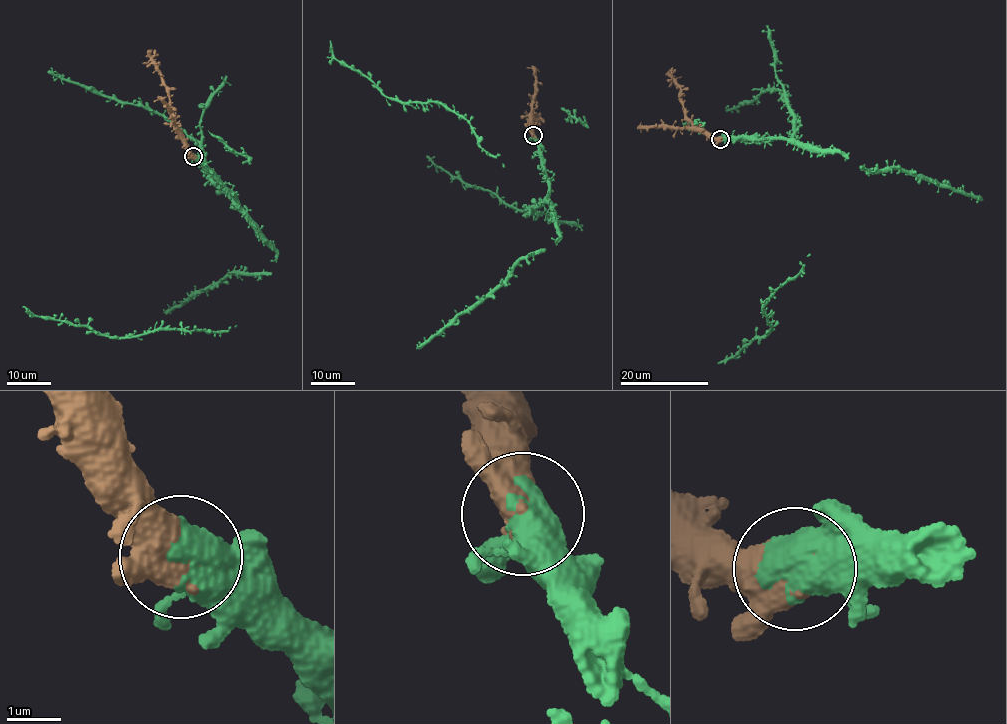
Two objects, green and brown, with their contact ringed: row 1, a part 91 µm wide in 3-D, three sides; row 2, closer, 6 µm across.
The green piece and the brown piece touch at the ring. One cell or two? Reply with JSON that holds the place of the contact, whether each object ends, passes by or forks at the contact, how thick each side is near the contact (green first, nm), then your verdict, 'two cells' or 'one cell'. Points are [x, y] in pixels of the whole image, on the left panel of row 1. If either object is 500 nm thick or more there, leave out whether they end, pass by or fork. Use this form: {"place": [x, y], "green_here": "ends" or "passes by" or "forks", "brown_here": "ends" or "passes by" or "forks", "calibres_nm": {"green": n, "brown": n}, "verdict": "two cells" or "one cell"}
{"place": [193, 156], "calibres_nm": {"green": 480, "brown": 850}, "verdict": "one cell"}

